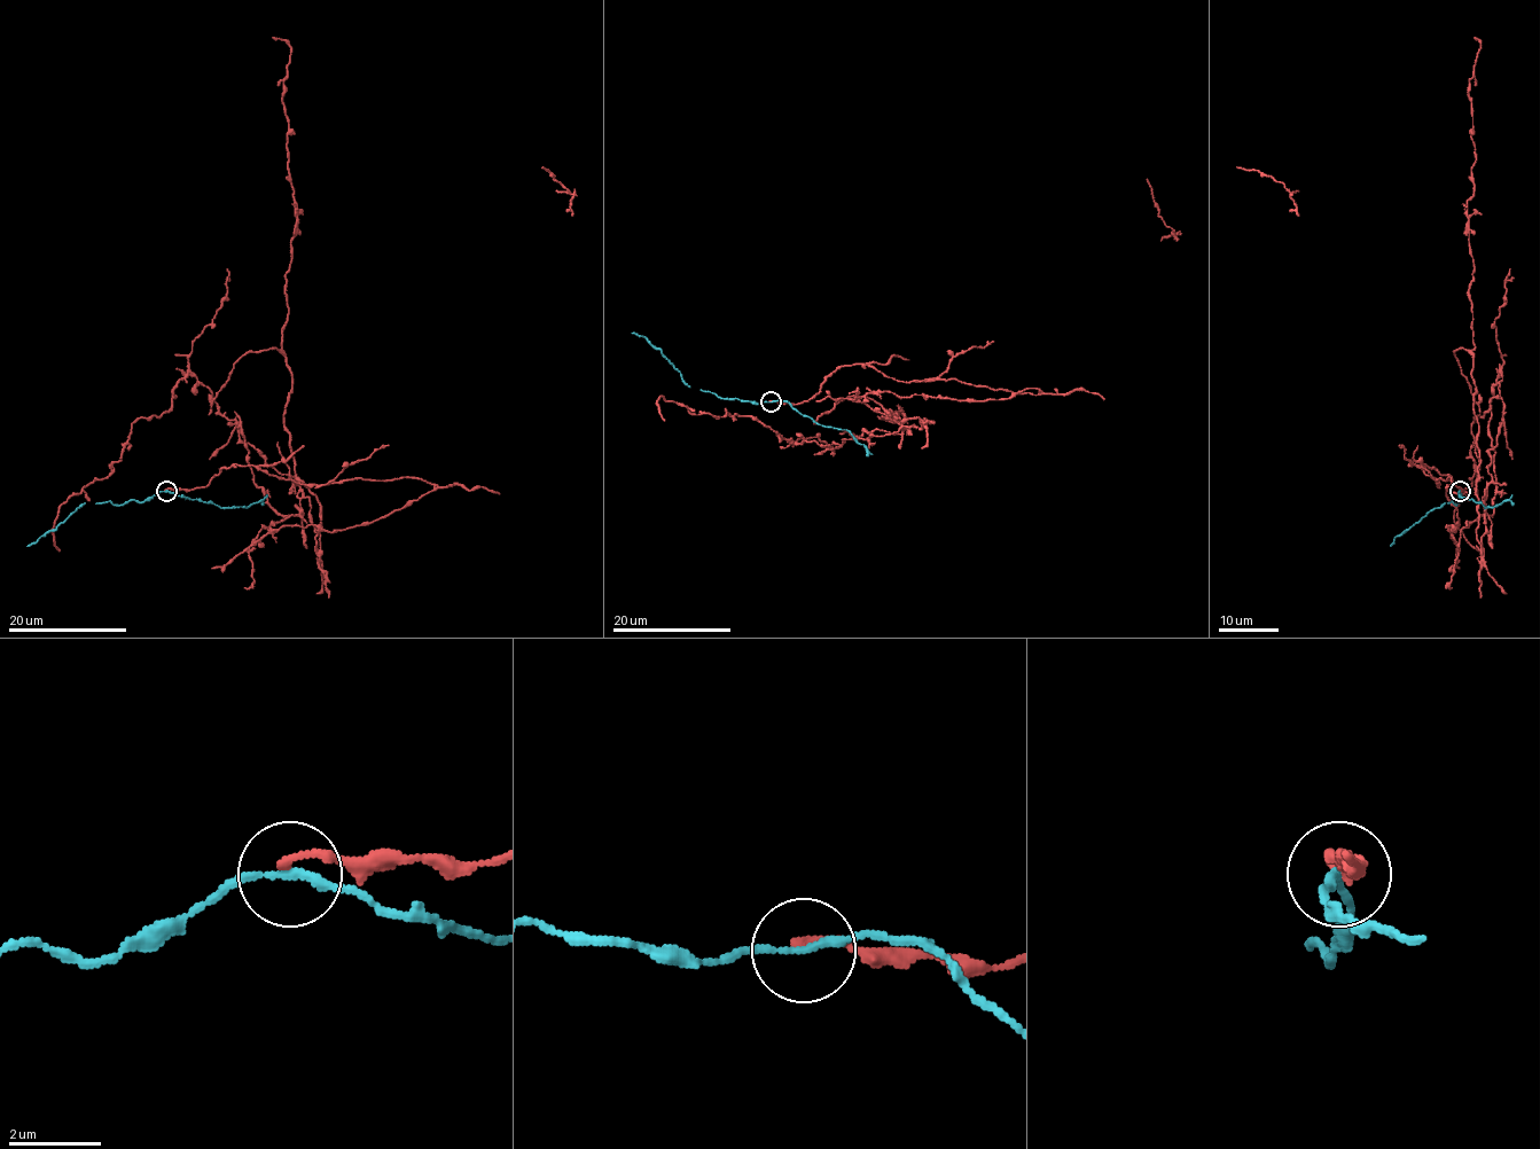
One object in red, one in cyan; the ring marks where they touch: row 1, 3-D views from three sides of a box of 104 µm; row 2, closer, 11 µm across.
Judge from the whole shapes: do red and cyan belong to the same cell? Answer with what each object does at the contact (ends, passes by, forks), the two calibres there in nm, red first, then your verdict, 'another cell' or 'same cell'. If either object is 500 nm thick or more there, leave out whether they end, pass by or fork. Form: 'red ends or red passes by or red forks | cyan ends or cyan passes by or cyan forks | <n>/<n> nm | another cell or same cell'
red ends | cyan passes by | 160/160 nm | another cell

